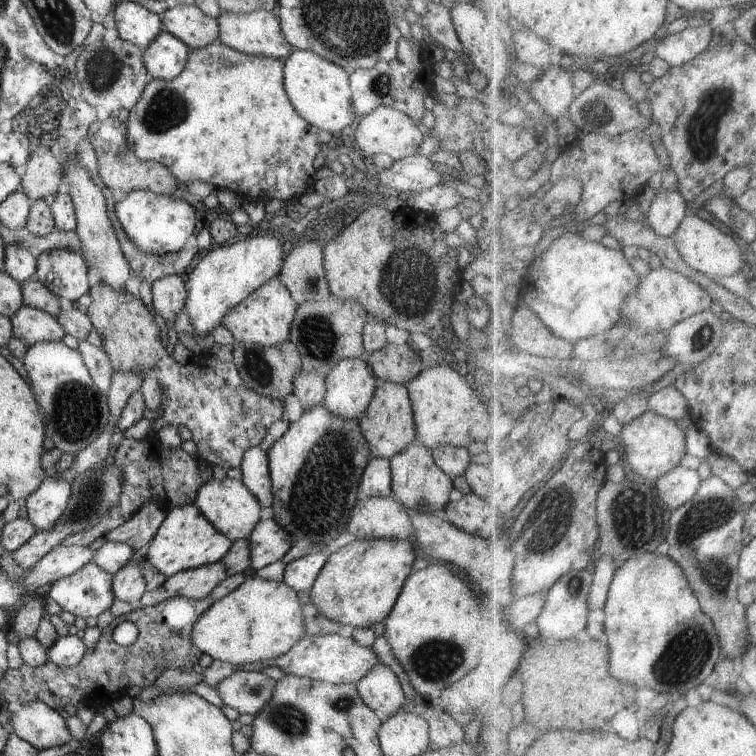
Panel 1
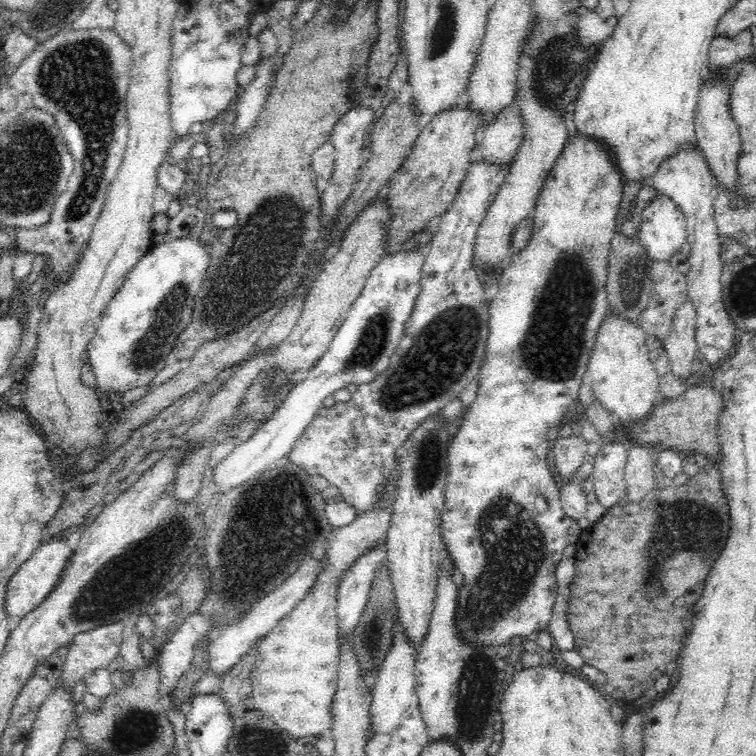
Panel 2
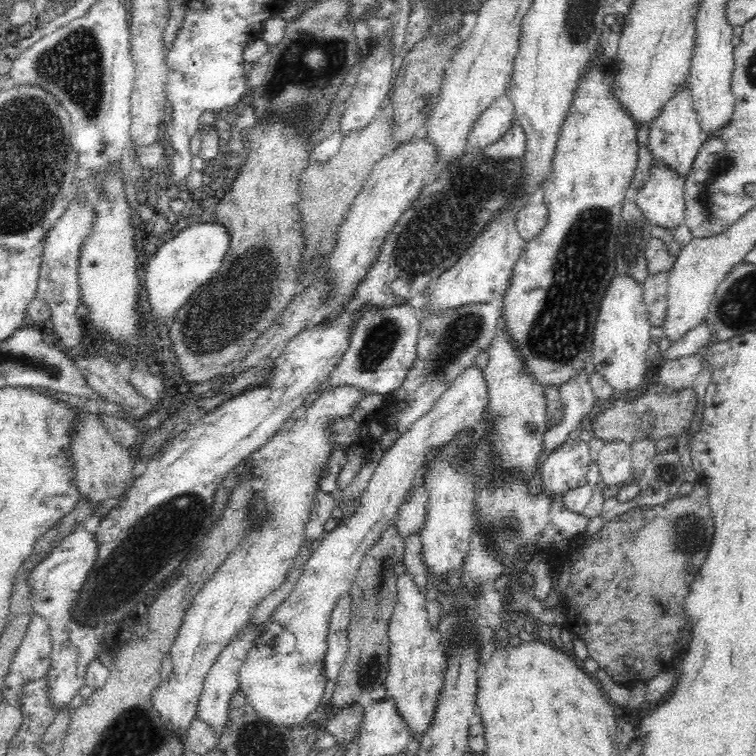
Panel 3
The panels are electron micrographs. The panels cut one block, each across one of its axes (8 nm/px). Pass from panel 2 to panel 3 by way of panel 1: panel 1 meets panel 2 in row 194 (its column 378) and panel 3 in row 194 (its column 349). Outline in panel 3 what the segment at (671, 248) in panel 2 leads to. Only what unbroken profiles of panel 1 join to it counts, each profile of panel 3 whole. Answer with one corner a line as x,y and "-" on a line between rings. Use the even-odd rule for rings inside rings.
664,161
652,162
650,176
644,185
636,190
634,201
650,223
664,229
674,231
677,227
684,224
684,214
686,210
685,180
678,171
668,167

